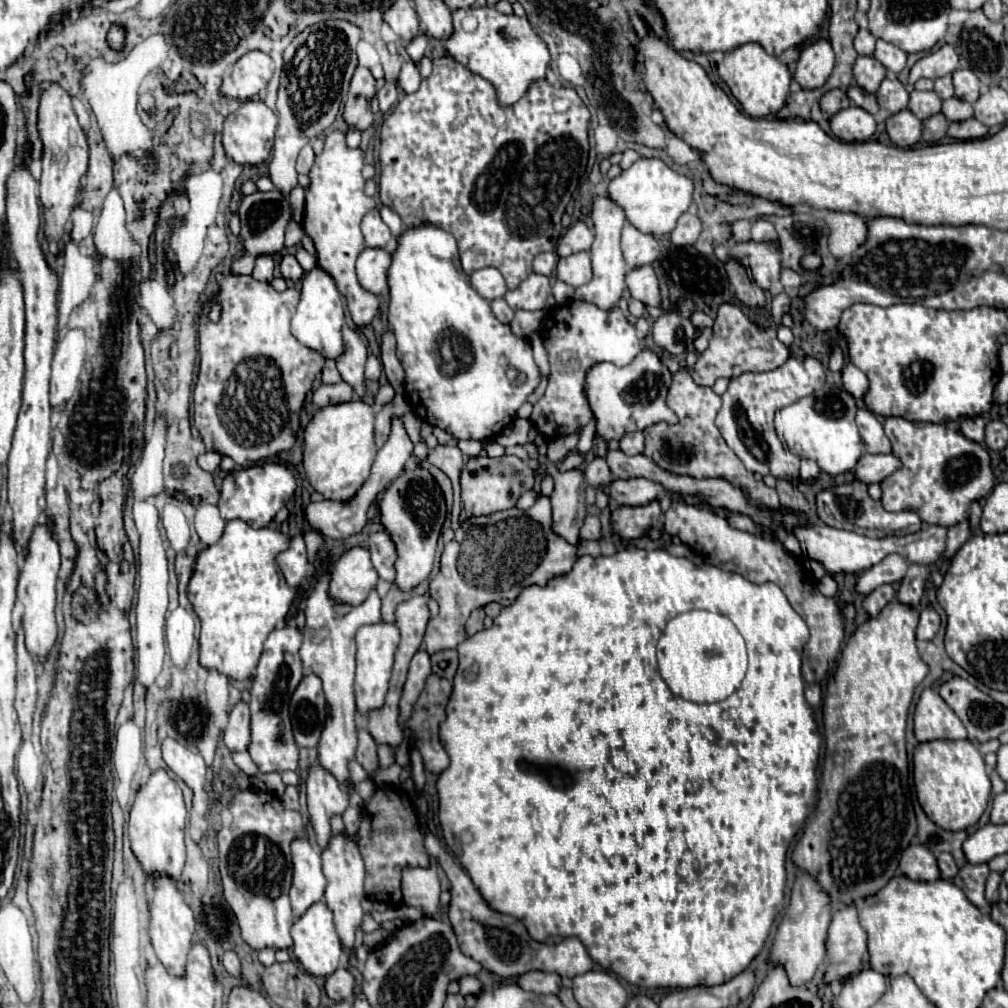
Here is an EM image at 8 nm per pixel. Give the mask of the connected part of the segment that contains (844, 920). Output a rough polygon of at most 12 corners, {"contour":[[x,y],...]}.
{"contour":[[857,906],[833,912],[825,982],[861,970],[867,934]]}

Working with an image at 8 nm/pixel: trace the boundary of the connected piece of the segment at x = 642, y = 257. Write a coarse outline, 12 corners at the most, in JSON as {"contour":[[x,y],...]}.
{"contour":[[633,224],[623,226],[621,250],[629,268],[651,264],[659,242]]}

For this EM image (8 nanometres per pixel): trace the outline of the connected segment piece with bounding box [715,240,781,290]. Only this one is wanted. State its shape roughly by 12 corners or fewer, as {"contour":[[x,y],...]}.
{"contour":[[731,242],[715,248],[725,262],[749,264],[753,280],[771,288],[779,280],[775,242]]}

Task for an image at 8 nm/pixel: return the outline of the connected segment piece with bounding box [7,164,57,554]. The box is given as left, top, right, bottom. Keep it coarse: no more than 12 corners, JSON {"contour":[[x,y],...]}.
{"contour":[[7,178],[7,230],[25,294],[25,382],[9,454],[13,538],[37,524],[51,444],[57,276],[37,232],[37,180]]}

